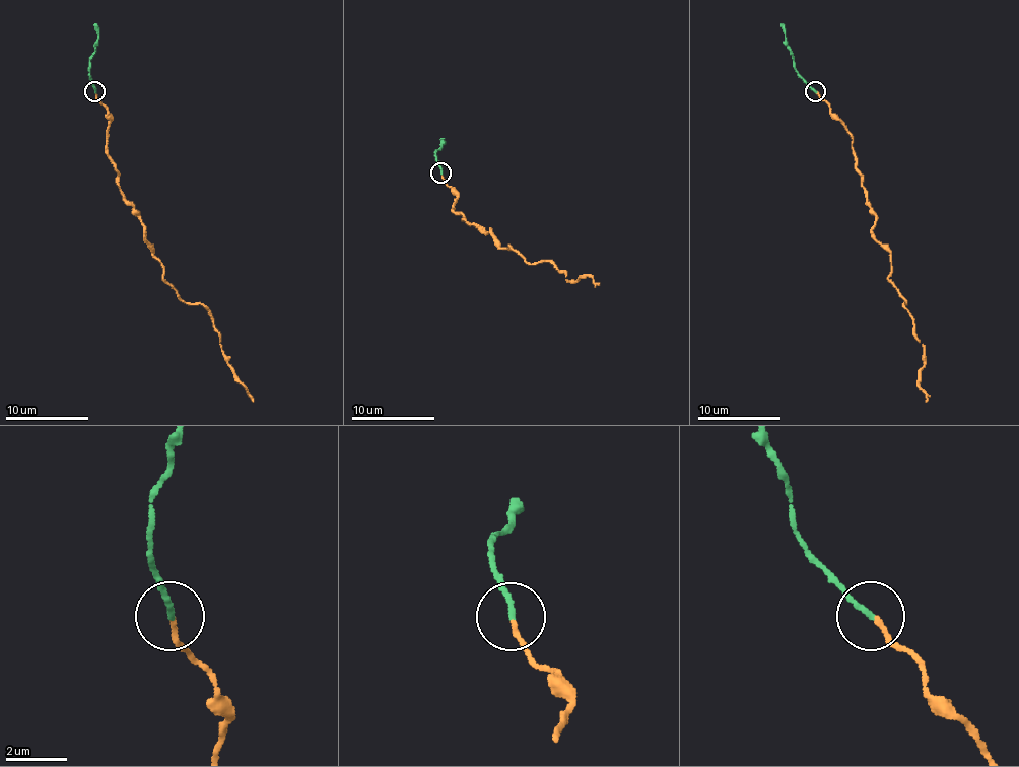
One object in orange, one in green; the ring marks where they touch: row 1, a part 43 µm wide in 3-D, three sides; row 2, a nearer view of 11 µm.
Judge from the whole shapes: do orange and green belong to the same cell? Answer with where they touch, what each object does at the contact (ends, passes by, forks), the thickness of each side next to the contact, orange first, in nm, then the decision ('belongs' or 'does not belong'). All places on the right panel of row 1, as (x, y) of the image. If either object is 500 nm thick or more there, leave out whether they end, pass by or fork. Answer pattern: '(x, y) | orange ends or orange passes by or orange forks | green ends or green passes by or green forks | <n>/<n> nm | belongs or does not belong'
(815, 91) | orange ends | green ends | 150/170 nm | belongs

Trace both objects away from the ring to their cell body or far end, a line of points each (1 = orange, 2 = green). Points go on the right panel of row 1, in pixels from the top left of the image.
1: (816, 92), (853, 140), (876, 217), (872, 235), (890, 257), (888, 281), (924, 352), (926, 402)
2: (816, 92), (795, 69), (785, 27), (780, 23)

